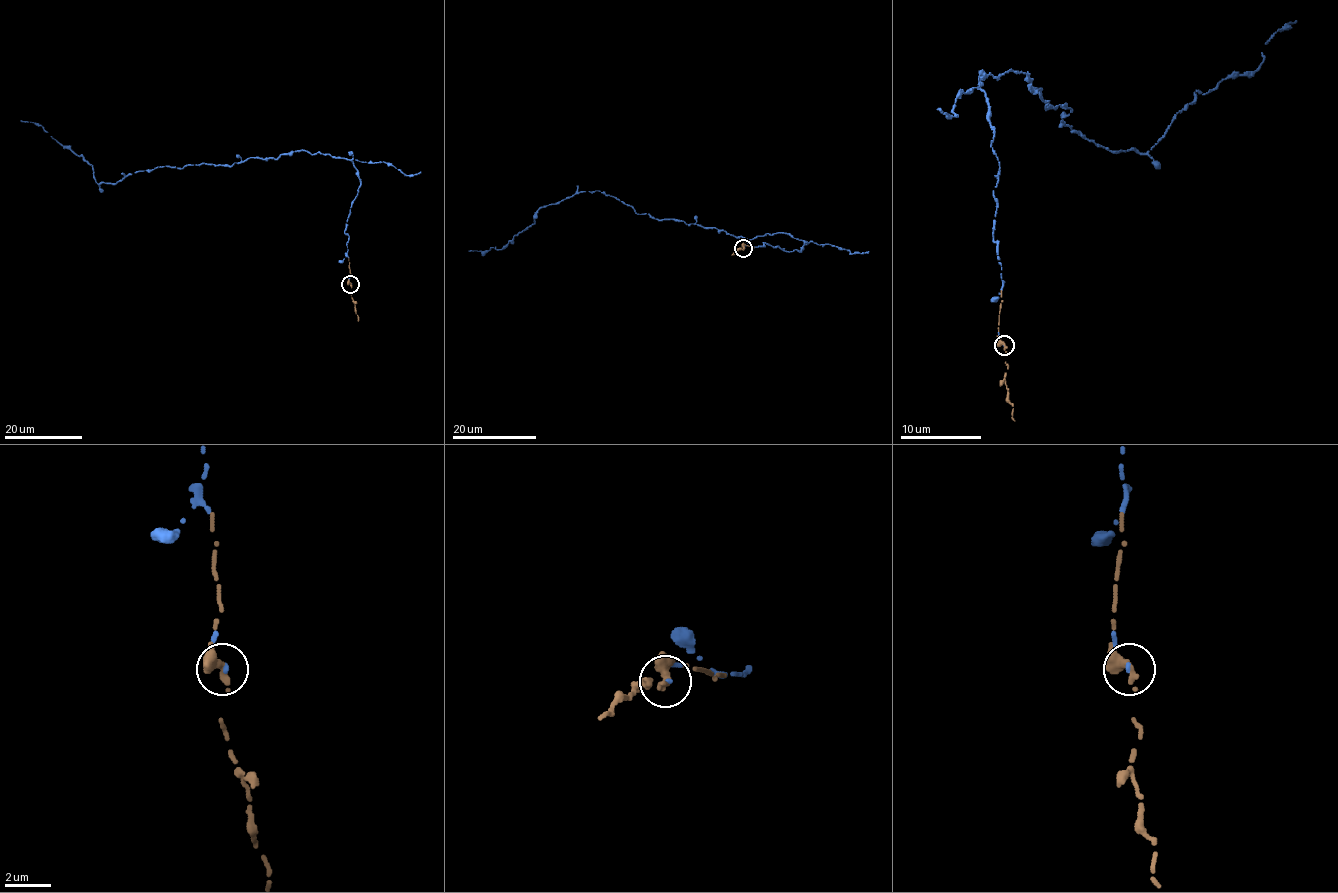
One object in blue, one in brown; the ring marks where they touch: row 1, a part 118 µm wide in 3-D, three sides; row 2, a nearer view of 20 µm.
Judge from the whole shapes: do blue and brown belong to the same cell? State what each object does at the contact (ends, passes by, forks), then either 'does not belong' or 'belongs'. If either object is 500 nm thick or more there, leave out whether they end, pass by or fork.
blue ends; brown ends; belongs

